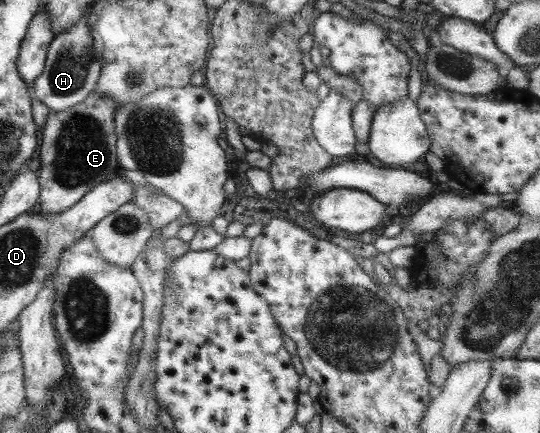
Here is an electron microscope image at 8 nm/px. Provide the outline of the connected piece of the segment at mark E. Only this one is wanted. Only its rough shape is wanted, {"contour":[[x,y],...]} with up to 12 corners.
{"contour":[[115,103],[48,111],[41,214],[119,175]]}

